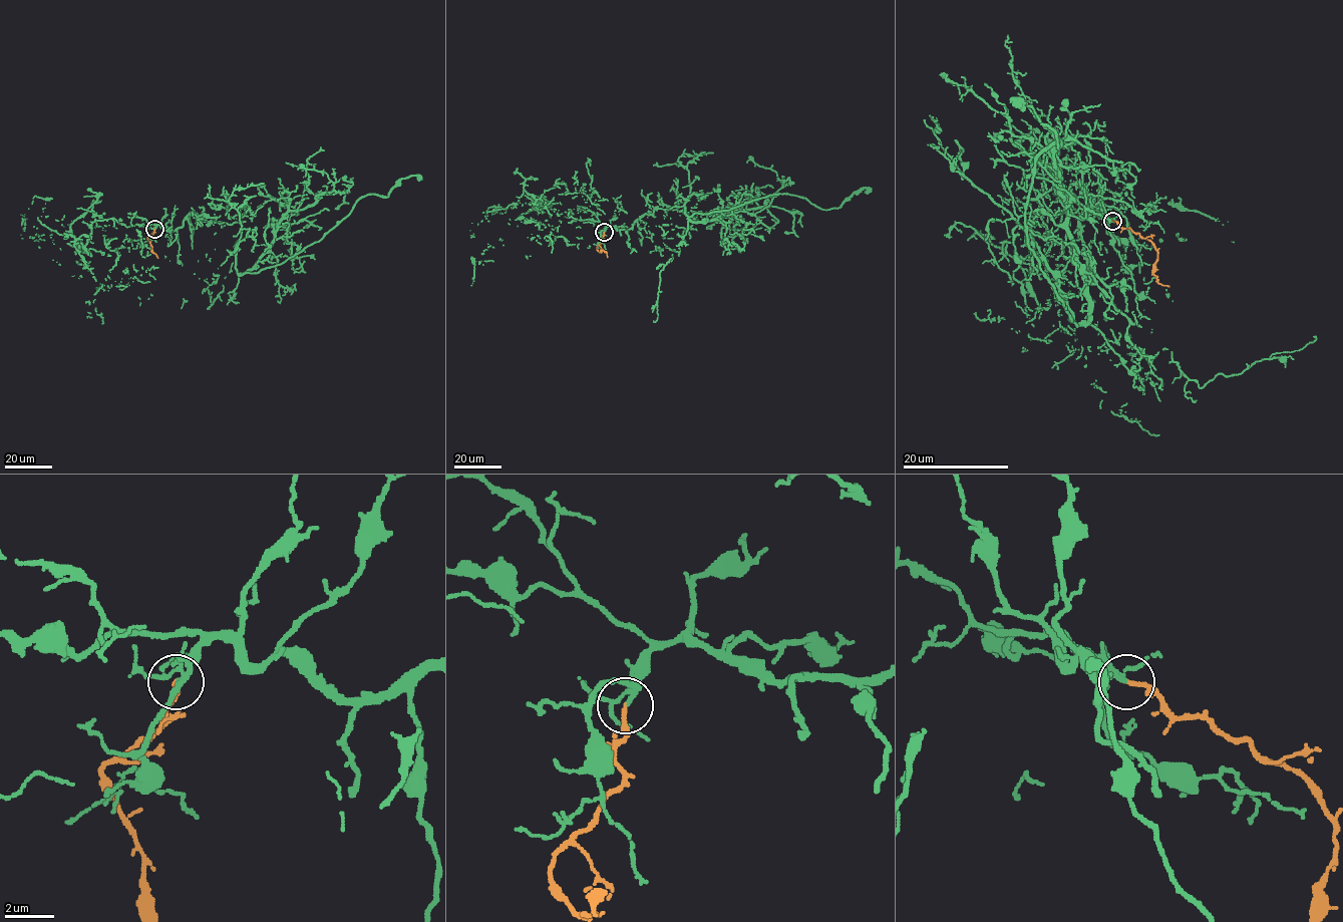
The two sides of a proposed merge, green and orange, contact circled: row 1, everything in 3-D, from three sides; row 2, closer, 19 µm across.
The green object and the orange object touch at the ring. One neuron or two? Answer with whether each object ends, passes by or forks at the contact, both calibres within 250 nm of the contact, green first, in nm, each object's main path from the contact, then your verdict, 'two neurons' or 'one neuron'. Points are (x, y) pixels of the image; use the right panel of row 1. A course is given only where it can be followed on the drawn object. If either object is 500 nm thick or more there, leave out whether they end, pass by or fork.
green forks | orange ends | 100/160 nm | green via (1112, 221), (1059, 195), (1079, 154), (1056, 167), (1077, 326), (1027, 242), (1060, 141), (1024, 110) | orange via (1112, 221), (1129, 228), (1150, 242), (1157, 252), (1153, 274), (1158, 282), (1169, 286) | one neuron

